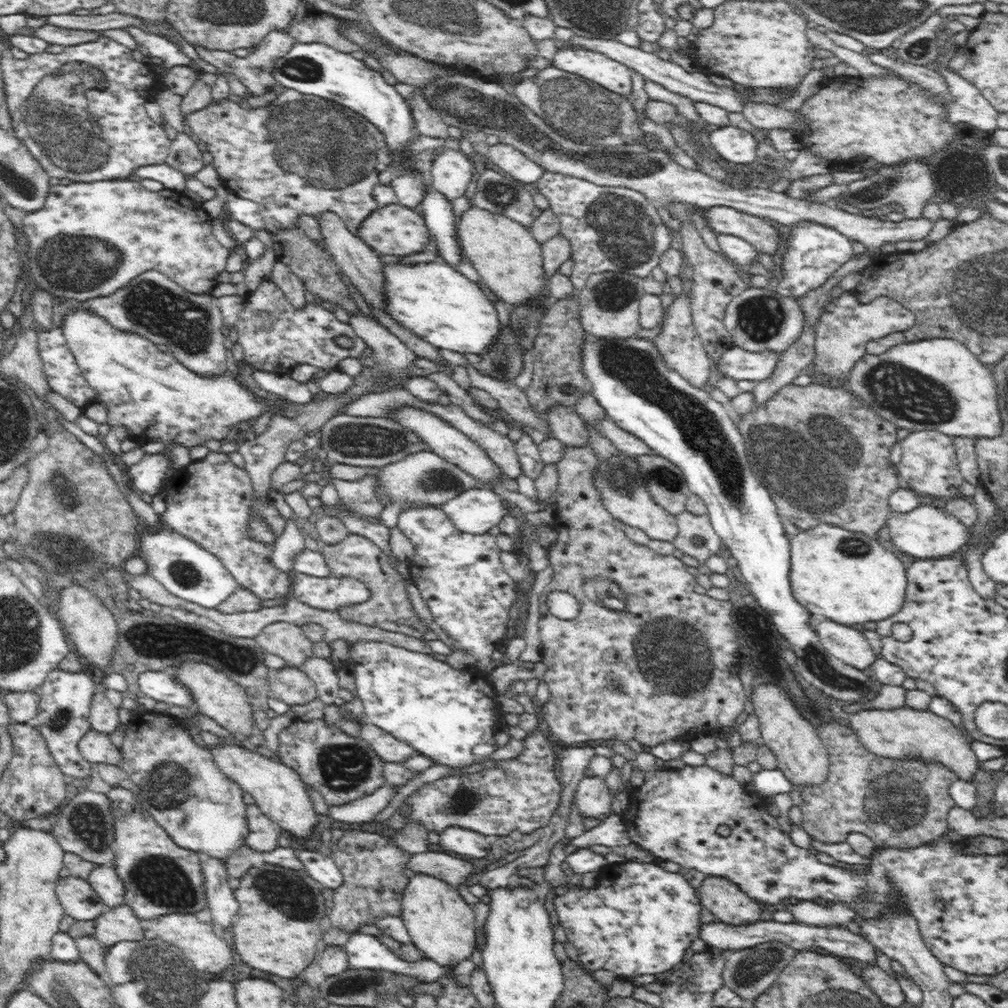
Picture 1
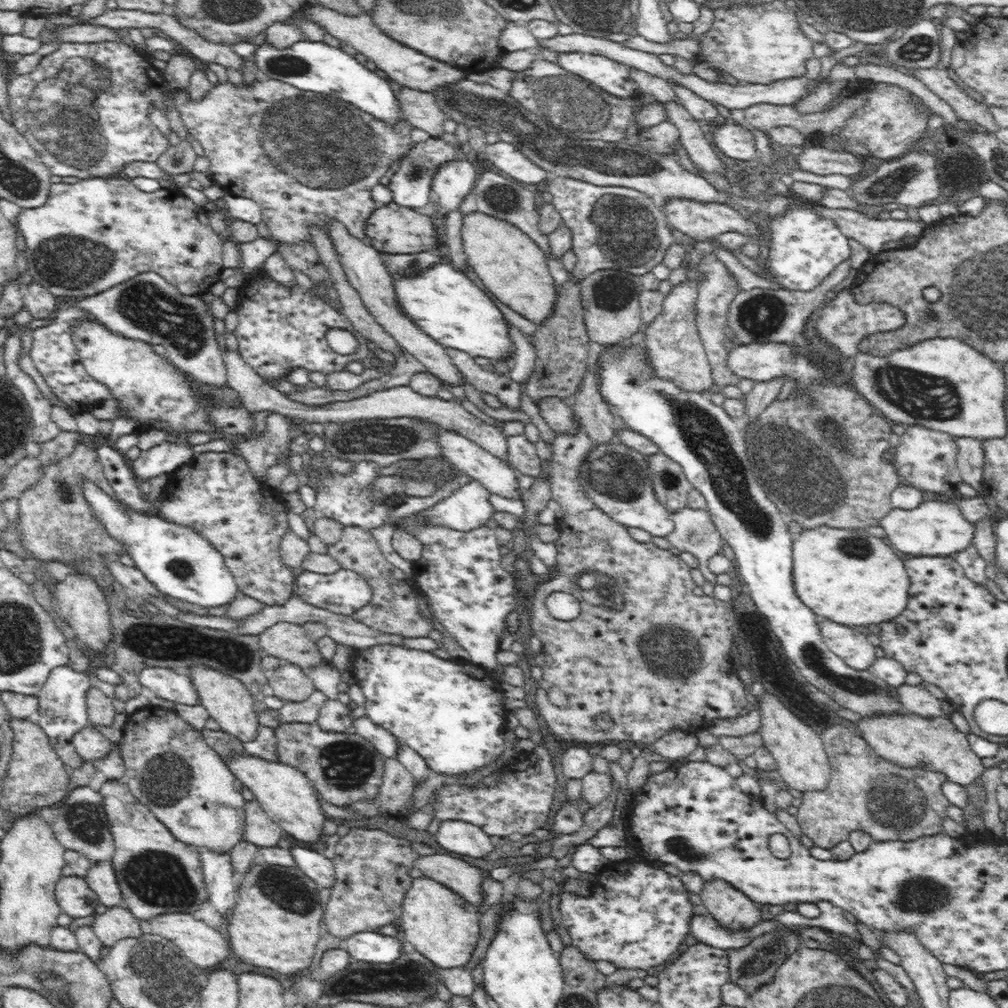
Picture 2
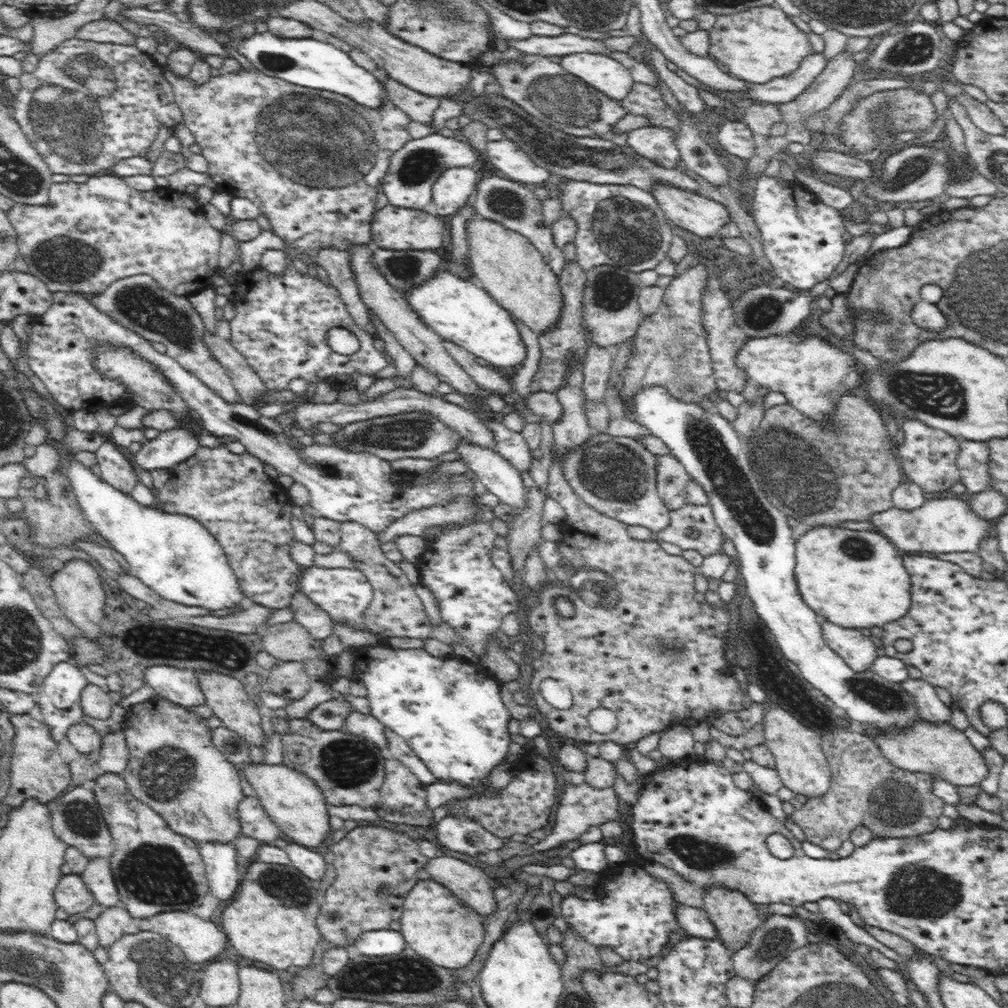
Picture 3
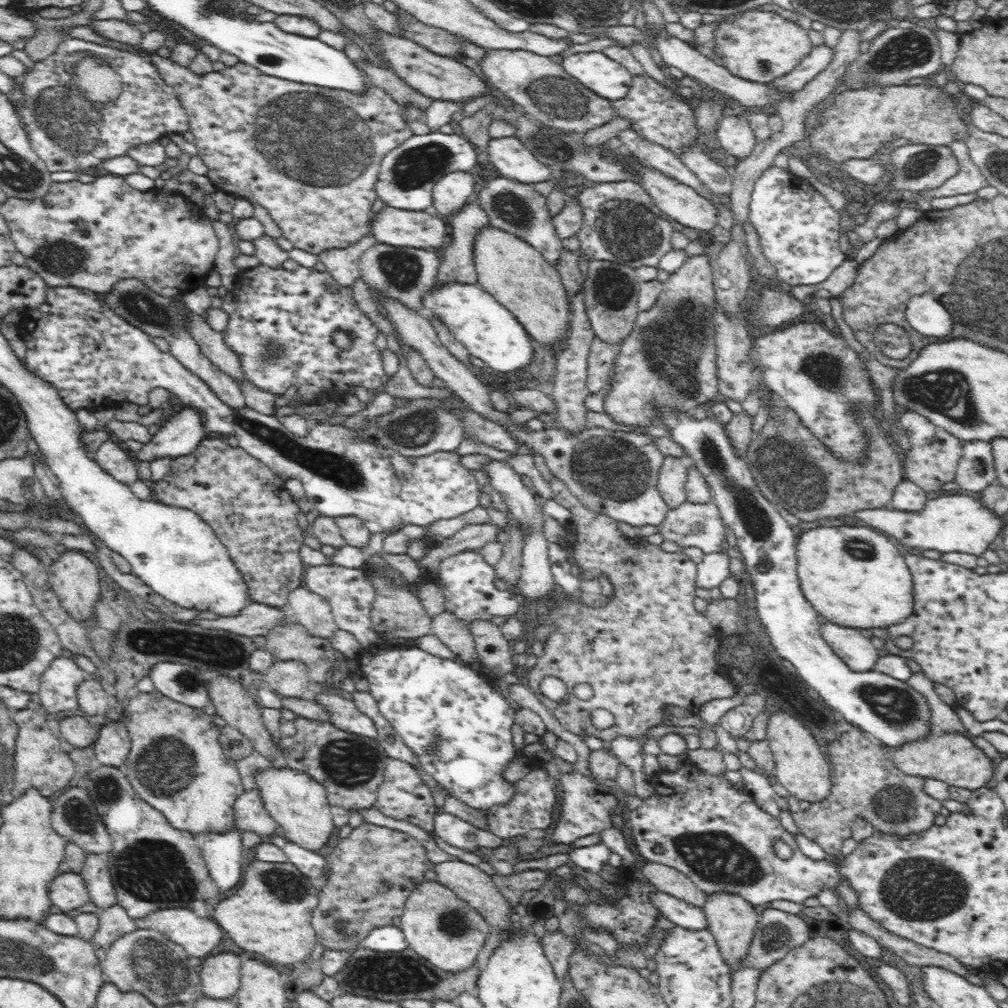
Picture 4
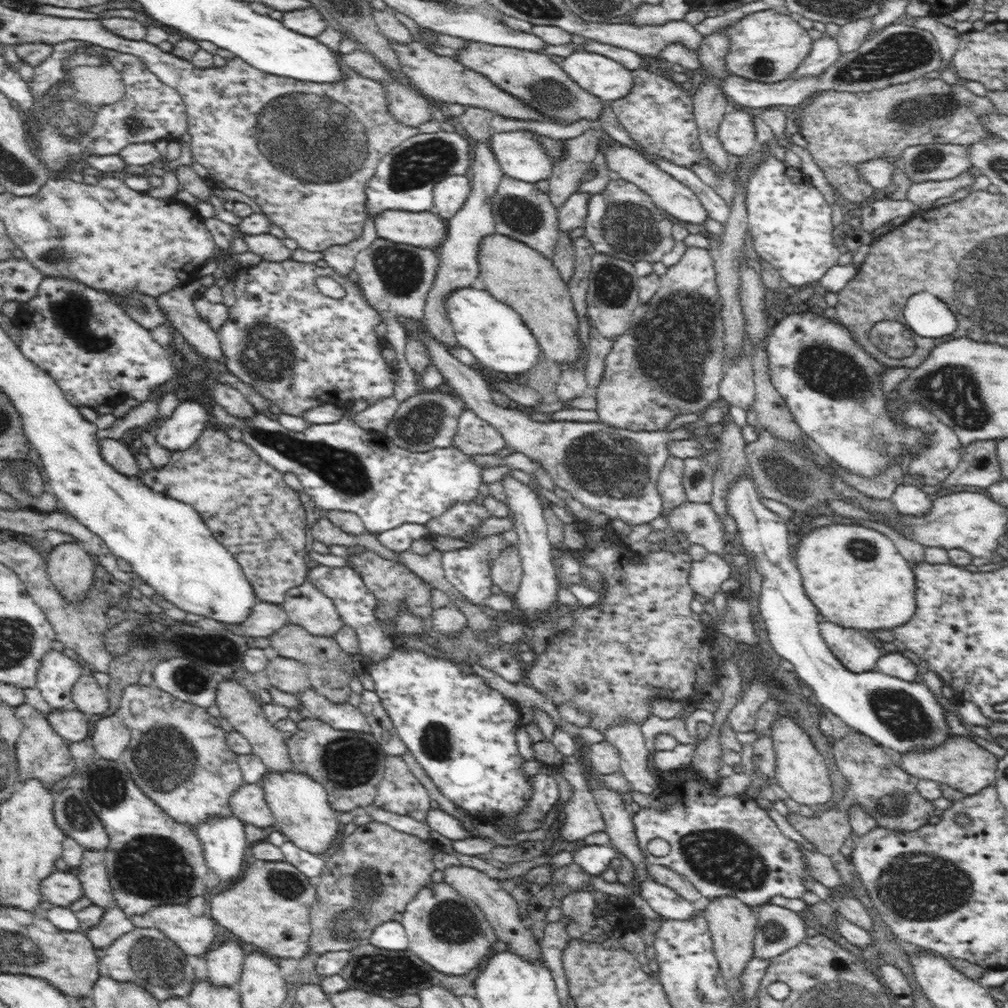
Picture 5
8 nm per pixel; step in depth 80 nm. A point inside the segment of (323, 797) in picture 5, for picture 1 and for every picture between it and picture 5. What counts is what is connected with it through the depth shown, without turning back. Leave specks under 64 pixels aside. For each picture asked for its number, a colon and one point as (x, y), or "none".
1: (278, 790)
2: (287, 796)
3: (296, 804)
4: (298, 803)

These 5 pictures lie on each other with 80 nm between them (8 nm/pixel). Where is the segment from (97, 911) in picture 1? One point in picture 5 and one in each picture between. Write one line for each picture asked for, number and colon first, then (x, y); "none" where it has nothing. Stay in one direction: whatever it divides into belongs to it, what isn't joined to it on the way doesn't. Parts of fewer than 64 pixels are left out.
2: (75, 898)
3: (71, 894)
4: (67, 891)
5: (62, 888)

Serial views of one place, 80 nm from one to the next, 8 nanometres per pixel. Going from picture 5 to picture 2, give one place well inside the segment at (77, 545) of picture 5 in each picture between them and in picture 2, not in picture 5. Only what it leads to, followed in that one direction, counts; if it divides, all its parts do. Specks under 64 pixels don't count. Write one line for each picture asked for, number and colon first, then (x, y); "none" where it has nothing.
2: (80, 601)
3: (77, 587)
4: (73, 577)

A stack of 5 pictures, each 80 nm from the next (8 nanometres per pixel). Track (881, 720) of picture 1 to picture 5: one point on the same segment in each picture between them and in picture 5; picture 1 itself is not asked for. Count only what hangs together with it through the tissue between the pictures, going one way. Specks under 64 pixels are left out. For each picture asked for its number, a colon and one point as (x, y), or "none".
2: (908, 740)
3: (938, 749)
4: (952, 758)
5: (960, 763)

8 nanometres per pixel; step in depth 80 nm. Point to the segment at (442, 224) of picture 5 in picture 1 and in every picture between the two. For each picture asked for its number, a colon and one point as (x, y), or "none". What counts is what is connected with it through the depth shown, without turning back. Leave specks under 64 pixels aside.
1: (394, 231)
2: (393, 229)
3: (394, 228)
4: (394, 227)

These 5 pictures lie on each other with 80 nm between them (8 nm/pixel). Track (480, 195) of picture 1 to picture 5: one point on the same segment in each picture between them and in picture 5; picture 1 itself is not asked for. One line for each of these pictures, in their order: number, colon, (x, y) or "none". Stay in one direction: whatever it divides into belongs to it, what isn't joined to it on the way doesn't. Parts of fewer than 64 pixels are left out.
2: (505, 199)
3: (513, 204)
4: (513, 206)
5: (522, 212)

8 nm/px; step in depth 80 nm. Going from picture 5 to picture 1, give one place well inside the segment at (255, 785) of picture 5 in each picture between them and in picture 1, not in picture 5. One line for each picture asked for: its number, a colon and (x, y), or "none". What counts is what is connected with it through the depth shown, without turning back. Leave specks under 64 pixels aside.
1: (263, 833)
2: (259, 829)
3: (254, 821)
4: (249, 810)

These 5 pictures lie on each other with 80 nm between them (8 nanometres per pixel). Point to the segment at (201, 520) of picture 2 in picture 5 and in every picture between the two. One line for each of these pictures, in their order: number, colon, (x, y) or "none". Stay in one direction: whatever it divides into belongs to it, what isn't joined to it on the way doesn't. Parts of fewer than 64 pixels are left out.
3: (247, 511)
4: (247, 506)
5: (245, 502)

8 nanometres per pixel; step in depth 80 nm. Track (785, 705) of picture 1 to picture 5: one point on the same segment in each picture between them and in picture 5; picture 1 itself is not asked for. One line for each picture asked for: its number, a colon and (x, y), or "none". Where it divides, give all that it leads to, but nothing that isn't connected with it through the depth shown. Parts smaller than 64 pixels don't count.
2: (800, 757)
3: (802, 766)
4: (800, 767)
5: (800, 770)

